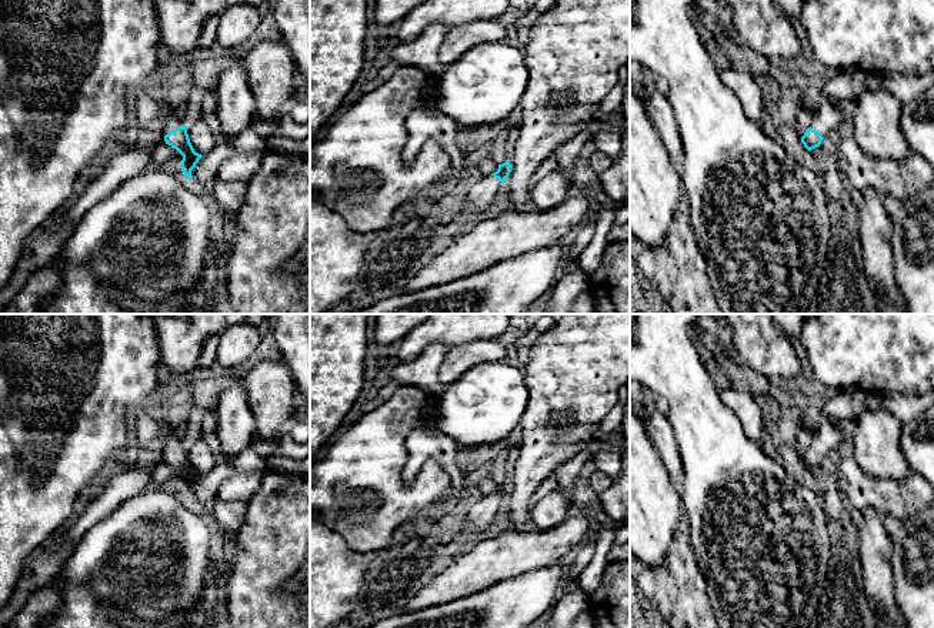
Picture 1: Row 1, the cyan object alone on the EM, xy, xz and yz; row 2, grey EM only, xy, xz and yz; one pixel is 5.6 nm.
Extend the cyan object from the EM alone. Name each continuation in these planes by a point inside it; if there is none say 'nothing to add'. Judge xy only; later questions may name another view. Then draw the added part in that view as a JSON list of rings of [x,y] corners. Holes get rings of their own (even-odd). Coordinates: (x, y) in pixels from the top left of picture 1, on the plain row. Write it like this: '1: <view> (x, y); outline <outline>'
1: xy (169, 443); outline [[[171,432],[169,435],[163,437],[157,444],[159,444],[159,448],[160,448],[163,457],[166,454],[169,454],[170,451],[184,445]]]

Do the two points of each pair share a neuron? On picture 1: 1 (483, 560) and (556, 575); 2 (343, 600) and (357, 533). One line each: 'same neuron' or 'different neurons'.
1: different neurons
2: different neurons

